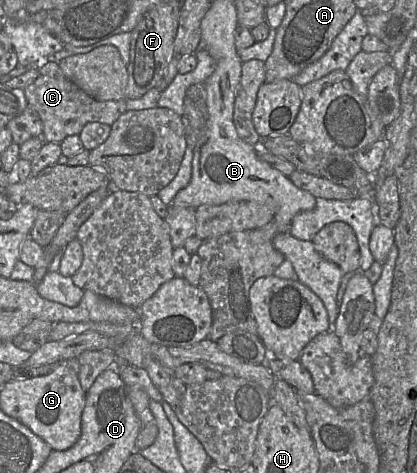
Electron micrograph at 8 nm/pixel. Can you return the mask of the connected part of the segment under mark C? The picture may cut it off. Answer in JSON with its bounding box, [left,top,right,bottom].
[23,61,127,144]

